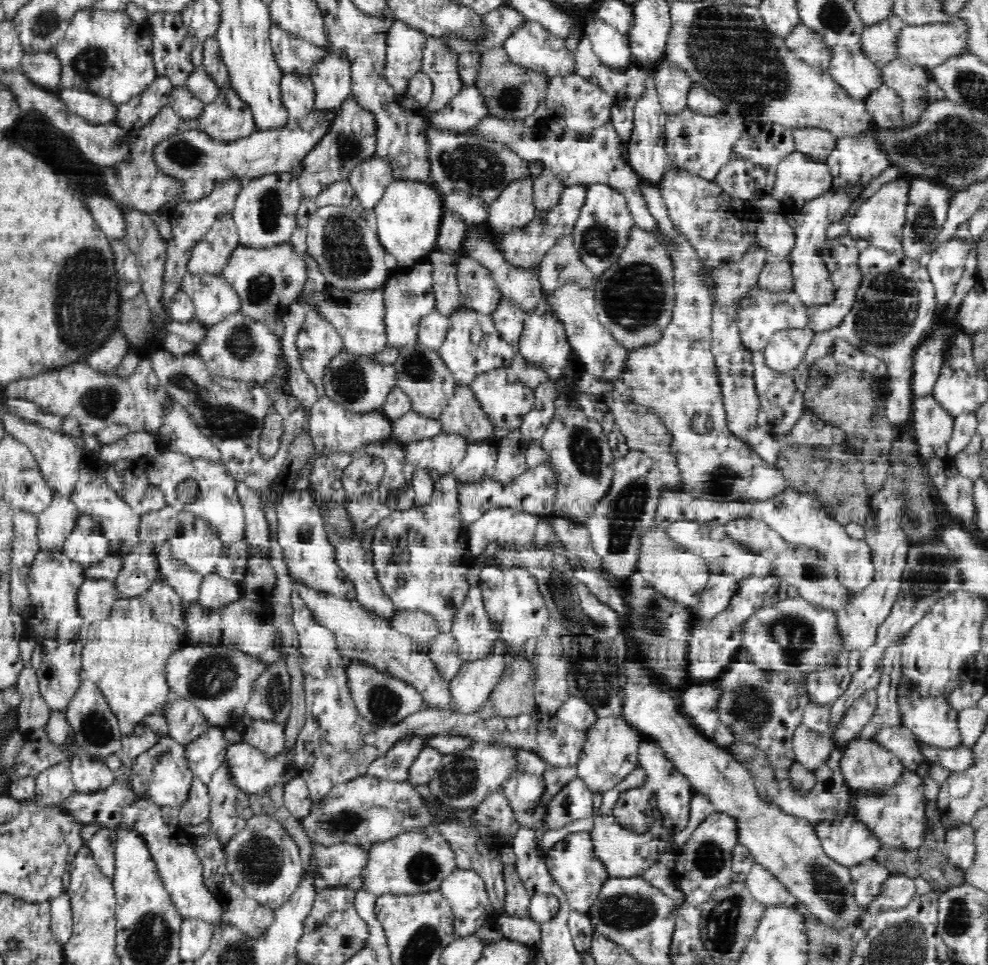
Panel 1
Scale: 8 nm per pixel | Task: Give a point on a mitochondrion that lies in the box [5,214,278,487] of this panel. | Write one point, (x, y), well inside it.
(80, 307)

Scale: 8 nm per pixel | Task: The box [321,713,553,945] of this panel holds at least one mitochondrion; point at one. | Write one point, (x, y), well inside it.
(460, 778)

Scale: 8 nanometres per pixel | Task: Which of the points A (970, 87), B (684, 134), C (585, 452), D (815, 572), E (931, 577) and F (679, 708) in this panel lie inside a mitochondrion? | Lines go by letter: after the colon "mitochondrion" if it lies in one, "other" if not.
A: mitochondrion
B: mitochondrion
C: mitochondrion
D: mitochondrion
E: mitochondrion
F: other

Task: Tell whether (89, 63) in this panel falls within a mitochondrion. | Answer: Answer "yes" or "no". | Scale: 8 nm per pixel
yes

